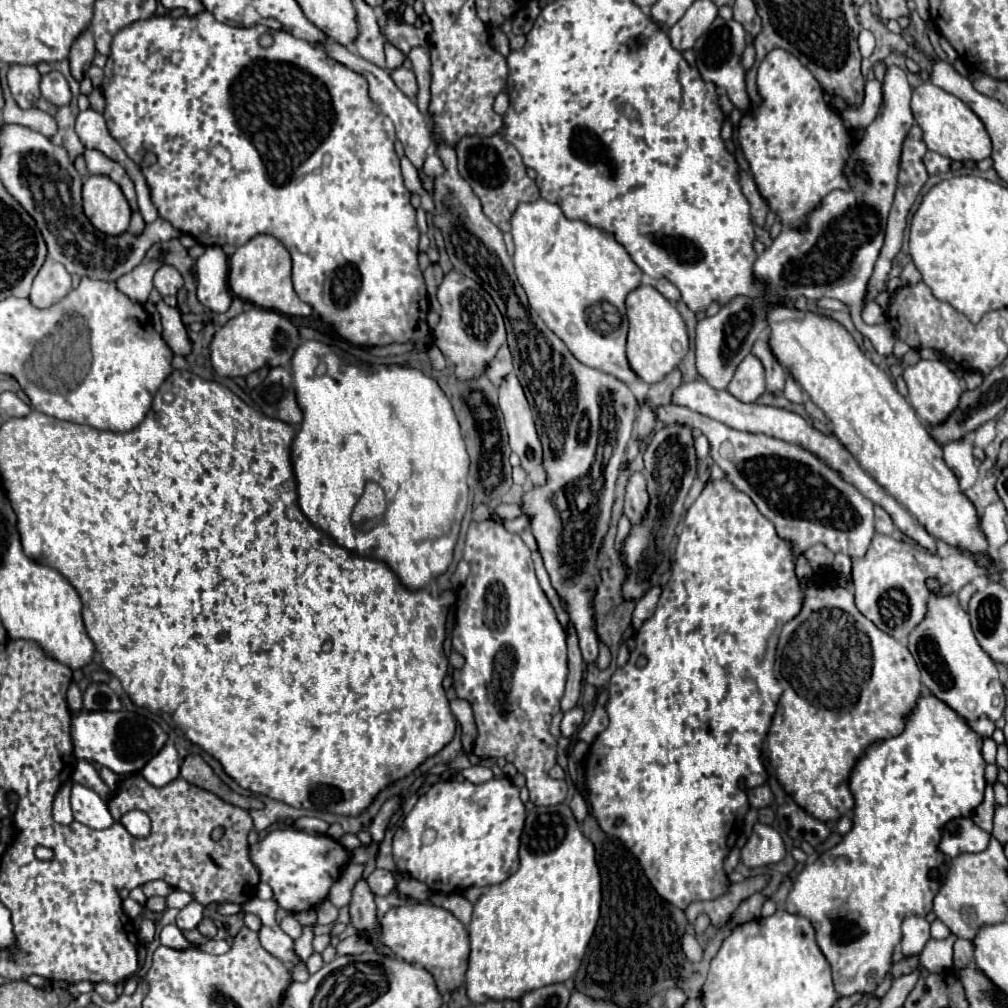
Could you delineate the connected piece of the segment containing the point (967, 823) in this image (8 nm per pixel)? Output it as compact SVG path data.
M955 817L943 827L939 851L945 857L957 857L961 853L981 853L989 845L989 833L977 827L969 817Z

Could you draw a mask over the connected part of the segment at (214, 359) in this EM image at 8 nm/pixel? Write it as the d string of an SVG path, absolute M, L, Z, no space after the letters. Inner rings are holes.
M253 307L229 319L219 327L211 341L211 363L221 377L245 377L259 367L285 367L289 365L295 349L299 345L297 327L281 313Z

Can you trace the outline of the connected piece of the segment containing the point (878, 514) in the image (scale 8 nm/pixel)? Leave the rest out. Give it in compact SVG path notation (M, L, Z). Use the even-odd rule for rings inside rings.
M875 507L875 531L883 533L883 535L895 533L895 523L891 521L891 517L881 507Z

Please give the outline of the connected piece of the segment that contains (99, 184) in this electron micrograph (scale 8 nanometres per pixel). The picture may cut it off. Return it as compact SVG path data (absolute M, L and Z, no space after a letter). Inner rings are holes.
M87 177L83 183L83 211L93 227L107 235L121 235L129 227L129 203L121 187L109 177Z

